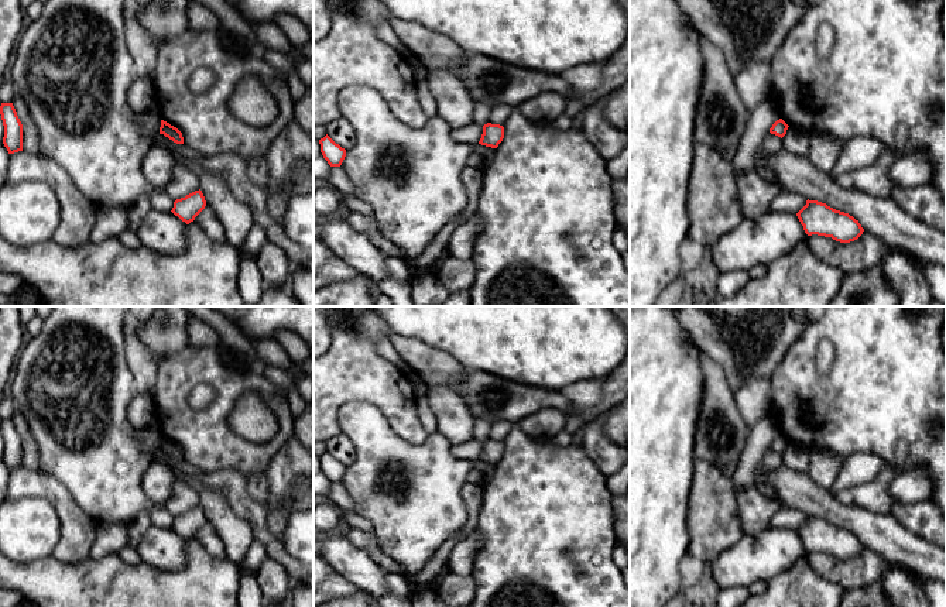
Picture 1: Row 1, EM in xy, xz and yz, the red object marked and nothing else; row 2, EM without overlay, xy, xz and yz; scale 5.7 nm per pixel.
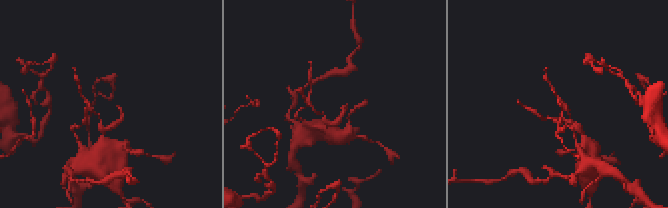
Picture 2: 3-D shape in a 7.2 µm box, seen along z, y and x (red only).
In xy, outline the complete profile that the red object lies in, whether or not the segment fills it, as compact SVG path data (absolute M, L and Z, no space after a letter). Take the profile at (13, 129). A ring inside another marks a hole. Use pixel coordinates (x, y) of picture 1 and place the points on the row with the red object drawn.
M1 103L0 114L4 126L3 144L8 154L23 151L23 124L13 103Z

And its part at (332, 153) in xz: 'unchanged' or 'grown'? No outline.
unchanged

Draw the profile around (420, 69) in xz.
M409 54L407 56L407 61L414 69L414 76L417 80L426 79L426 66L414 54Z

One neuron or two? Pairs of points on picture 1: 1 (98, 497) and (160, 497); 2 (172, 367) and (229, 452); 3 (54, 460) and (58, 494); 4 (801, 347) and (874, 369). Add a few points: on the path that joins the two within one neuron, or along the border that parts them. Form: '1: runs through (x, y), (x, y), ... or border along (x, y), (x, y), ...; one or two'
1: border along (148, 465), (143, 476), (141, 489), (160, 506); two
2: runs through (172, 390), (172, 401), (206, 435); one
3: border along (41, 470), (52, 475), (78, 506); two
4: runs through (819, 333), (839, 333), (856, 350); one

